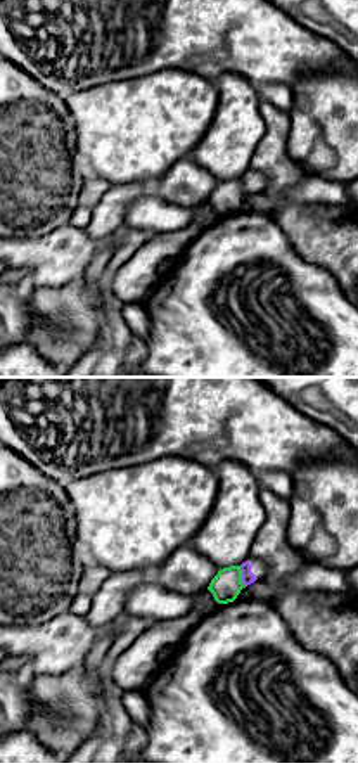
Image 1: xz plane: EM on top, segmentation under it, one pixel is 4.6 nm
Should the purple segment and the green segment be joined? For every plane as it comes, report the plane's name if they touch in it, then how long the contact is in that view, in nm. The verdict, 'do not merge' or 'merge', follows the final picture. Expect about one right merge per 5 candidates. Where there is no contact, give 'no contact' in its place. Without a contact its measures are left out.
xz | 110 nm

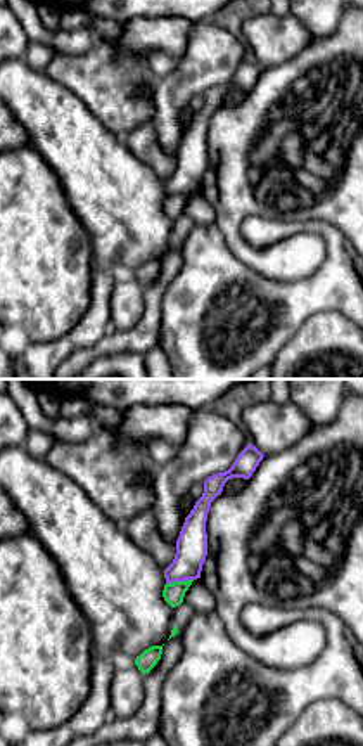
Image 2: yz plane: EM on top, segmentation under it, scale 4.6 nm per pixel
yz | 130 nm

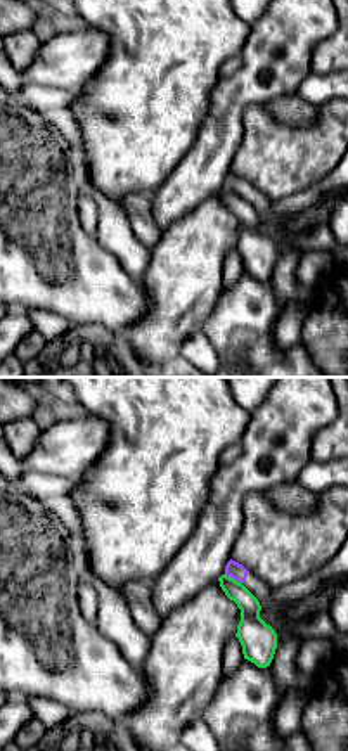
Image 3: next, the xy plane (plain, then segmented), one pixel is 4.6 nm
xy | 90 nm

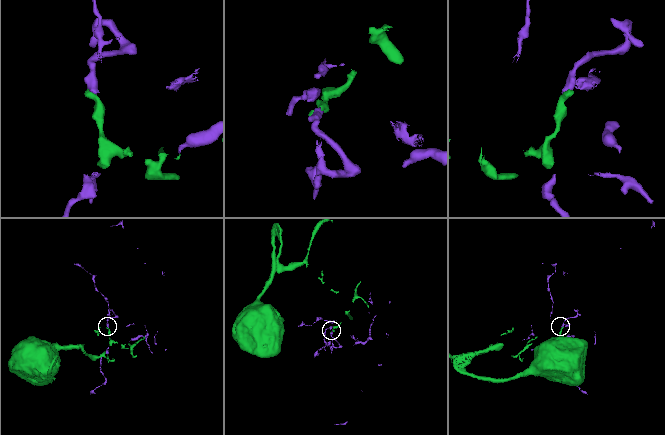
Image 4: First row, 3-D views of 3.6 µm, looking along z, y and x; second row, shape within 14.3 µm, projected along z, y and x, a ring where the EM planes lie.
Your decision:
do not merge

